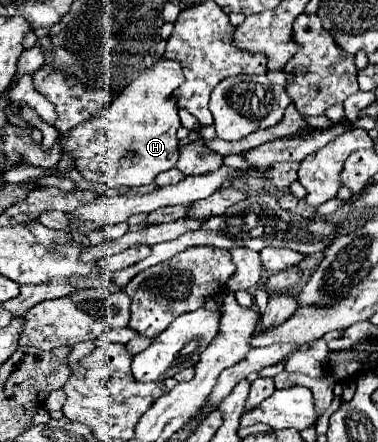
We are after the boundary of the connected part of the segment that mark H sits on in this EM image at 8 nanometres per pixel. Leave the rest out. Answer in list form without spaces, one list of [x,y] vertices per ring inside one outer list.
[[[159,57],[131,85],[127,85],[93,119],[61,137],[61,151],[75,159],[75,169],[93,183],[149,185],[157,173],[175,167],[179,157],[177,129],[181,127],[173,91],[183,83],[177,59]]]

